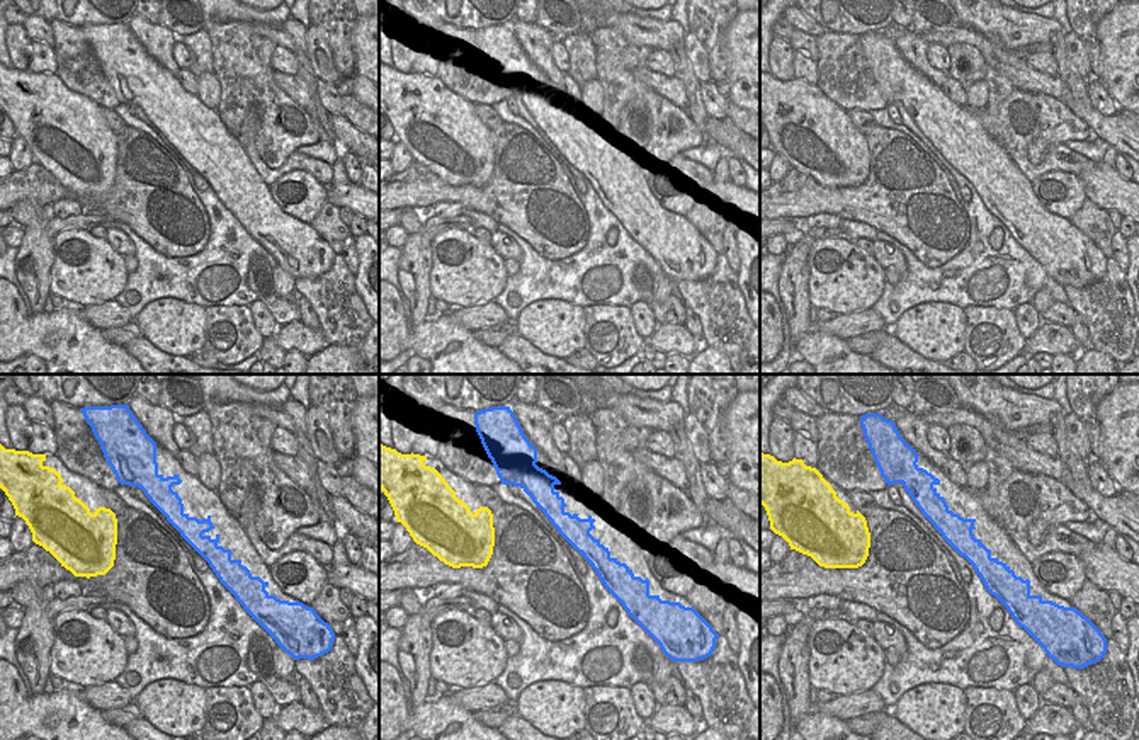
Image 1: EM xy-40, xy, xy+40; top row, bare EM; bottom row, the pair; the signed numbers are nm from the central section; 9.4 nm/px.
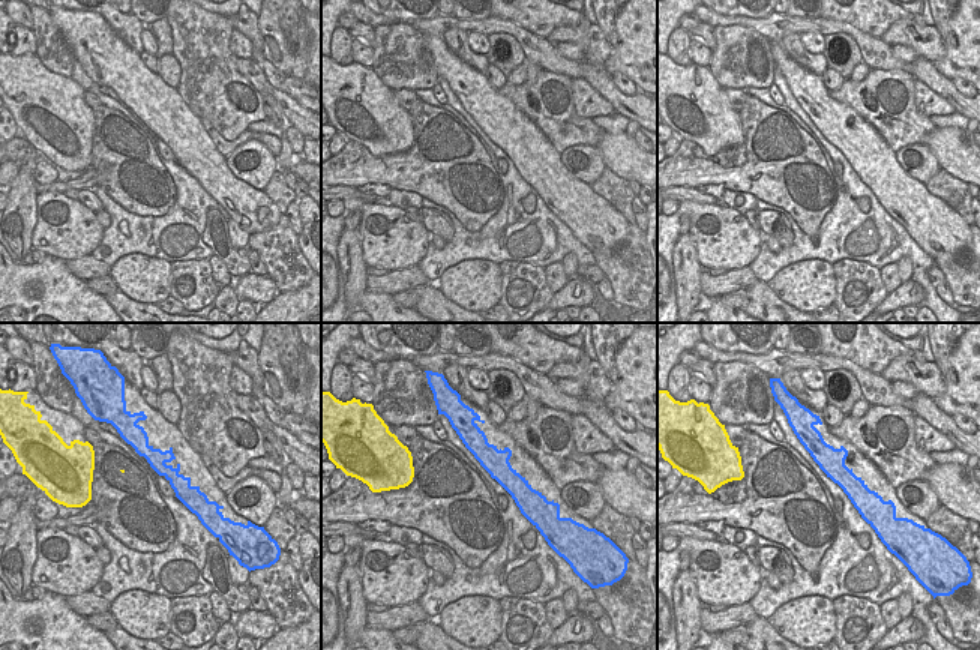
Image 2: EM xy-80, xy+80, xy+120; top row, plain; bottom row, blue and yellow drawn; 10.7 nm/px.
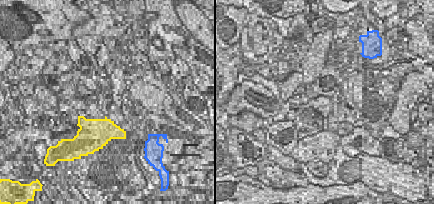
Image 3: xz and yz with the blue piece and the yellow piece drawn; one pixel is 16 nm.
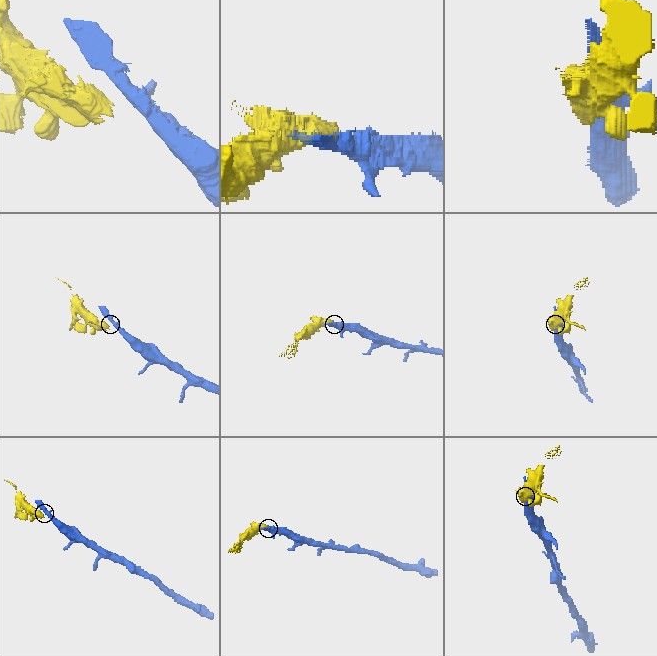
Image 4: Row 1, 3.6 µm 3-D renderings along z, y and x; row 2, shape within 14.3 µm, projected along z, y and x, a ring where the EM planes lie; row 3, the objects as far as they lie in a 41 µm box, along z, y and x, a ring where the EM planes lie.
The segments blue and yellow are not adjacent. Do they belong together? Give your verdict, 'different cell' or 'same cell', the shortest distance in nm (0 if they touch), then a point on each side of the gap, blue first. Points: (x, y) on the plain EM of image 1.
different cell; 260 nm apart; from blue across xy-40 (121, 102), (109, 128)

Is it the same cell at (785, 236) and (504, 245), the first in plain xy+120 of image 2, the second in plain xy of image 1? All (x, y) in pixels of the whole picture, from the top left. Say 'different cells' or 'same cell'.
same cell

